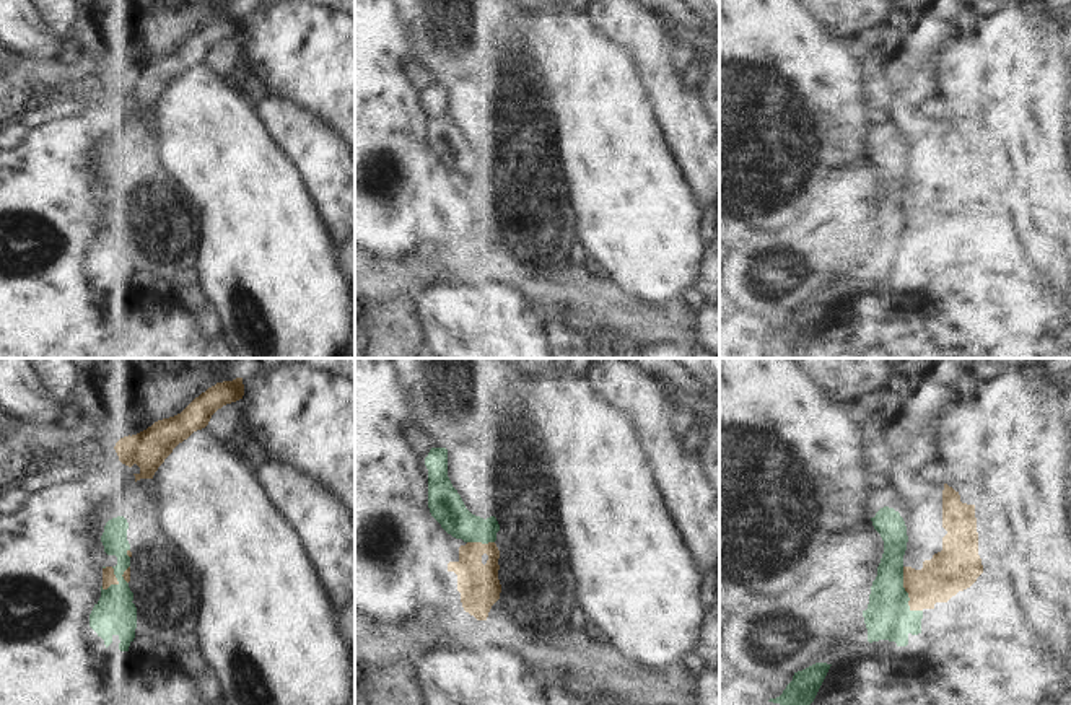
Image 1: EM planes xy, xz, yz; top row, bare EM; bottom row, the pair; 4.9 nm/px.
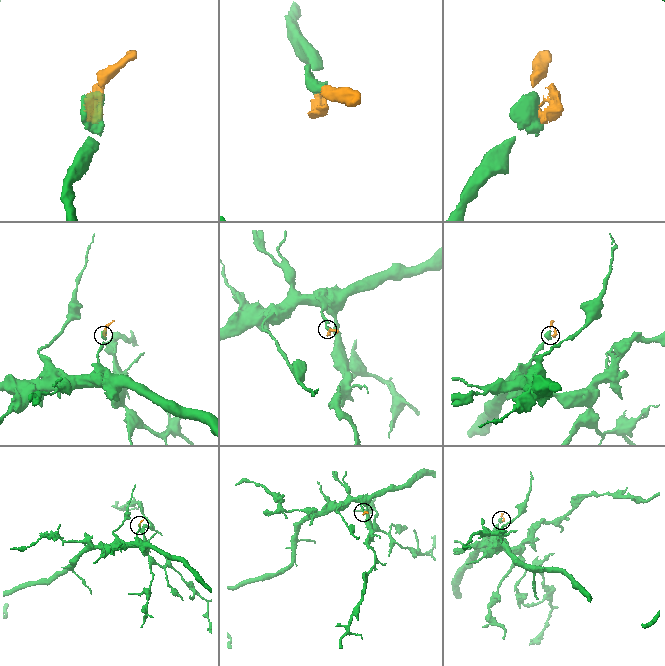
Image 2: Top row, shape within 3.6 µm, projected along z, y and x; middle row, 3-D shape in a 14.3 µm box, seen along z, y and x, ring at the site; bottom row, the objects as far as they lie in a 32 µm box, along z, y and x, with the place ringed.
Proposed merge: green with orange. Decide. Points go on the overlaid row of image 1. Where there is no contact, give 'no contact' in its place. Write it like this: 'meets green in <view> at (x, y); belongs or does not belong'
meets green in yz at (907, 593); belongs

